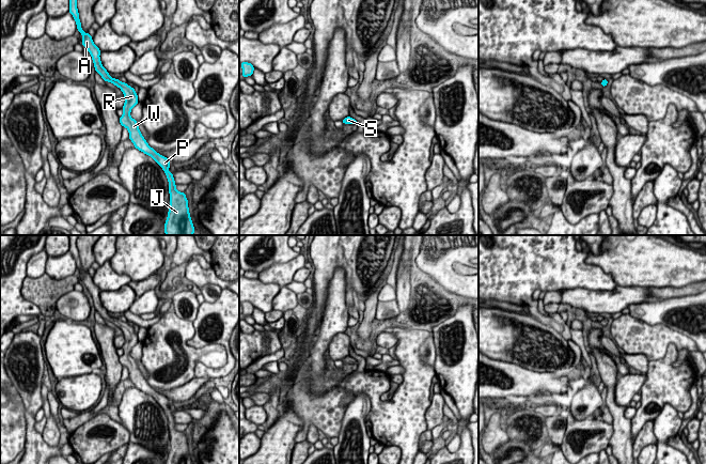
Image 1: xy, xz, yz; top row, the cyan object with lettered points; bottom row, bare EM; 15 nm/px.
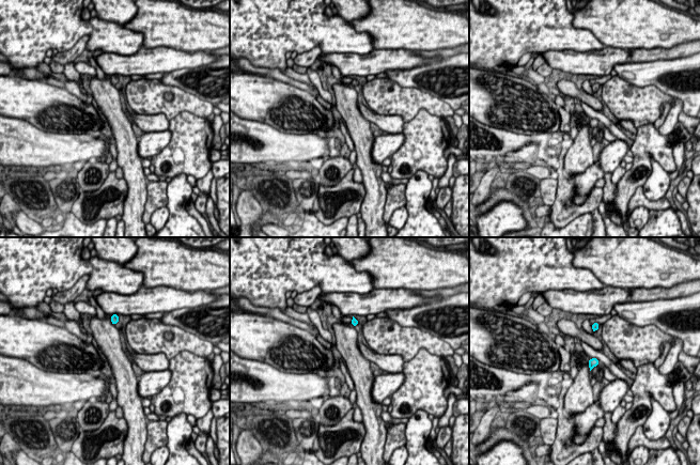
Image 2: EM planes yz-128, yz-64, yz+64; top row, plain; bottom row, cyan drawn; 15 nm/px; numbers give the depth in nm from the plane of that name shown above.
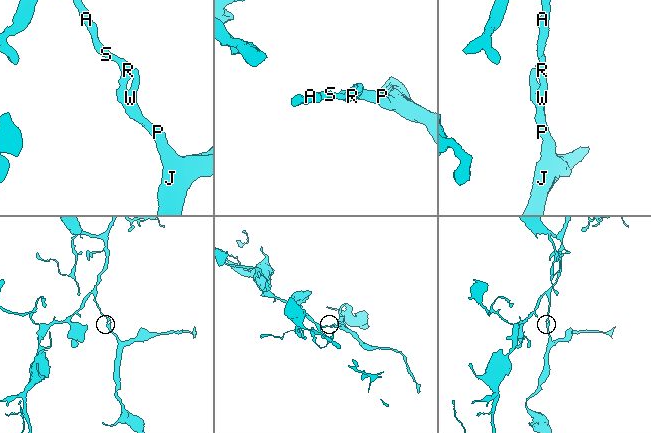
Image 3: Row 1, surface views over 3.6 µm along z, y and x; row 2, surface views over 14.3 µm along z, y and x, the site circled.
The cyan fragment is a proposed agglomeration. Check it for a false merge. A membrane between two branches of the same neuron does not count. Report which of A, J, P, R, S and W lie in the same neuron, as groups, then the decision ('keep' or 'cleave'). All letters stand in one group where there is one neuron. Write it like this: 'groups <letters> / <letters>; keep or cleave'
groups A J P R S W; keep

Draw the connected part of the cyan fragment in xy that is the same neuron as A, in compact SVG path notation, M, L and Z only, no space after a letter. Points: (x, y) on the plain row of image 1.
M68 235L69 236L69 252L73 254L76 260L77 269L82 274L82 284L90 292L95 310L101 315L105 321L109 321L120 327L125 337L125 343L123 345L123 355L120 357L120 362L122 366L126 367L129 372L129 378L135 384L135 387L144 393L154 398L154 400L162 407L164 411L168 421L169 421L169 433L170 433L170 446L168 451L168 458L164 464L192 464L192 460L189 452L188 439L184 432L178 431L175 426L174 417L172 412L170 412L170 400L157 392L153 387L148 385L144 376L142 375L138 362L135 358L130 356L130 351L138 341L138 335L135 331L135 328L128 325L125 322L120 321L119 319L112 318L109 315L107 309L103 306L100 301L100 290L93 282L92 276L88 273L84 273L81 267L81 262L79 259L79 252L77 248L77 238L79 235Z

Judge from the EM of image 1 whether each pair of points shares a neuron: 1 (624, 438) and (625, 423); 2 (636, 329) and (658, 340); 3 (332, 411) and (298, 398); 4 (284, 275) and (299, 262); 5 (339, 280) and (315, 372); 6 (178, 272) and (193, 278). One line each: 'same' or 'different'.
1: same
2: same
3: same
4: same
5: same
6: different

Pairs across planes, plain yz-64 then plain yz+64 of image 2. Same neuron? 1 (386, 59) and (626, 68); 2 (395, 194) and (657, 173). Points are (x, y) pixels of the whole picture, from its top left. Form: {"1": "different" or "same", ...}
{"1": "different", "2": "different"}

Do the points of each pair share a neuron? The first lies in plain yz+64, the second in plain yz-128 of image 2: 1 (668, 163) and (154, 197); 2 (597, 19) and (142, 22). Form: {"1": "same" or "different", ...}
{"1": "different", "2": "same"}

